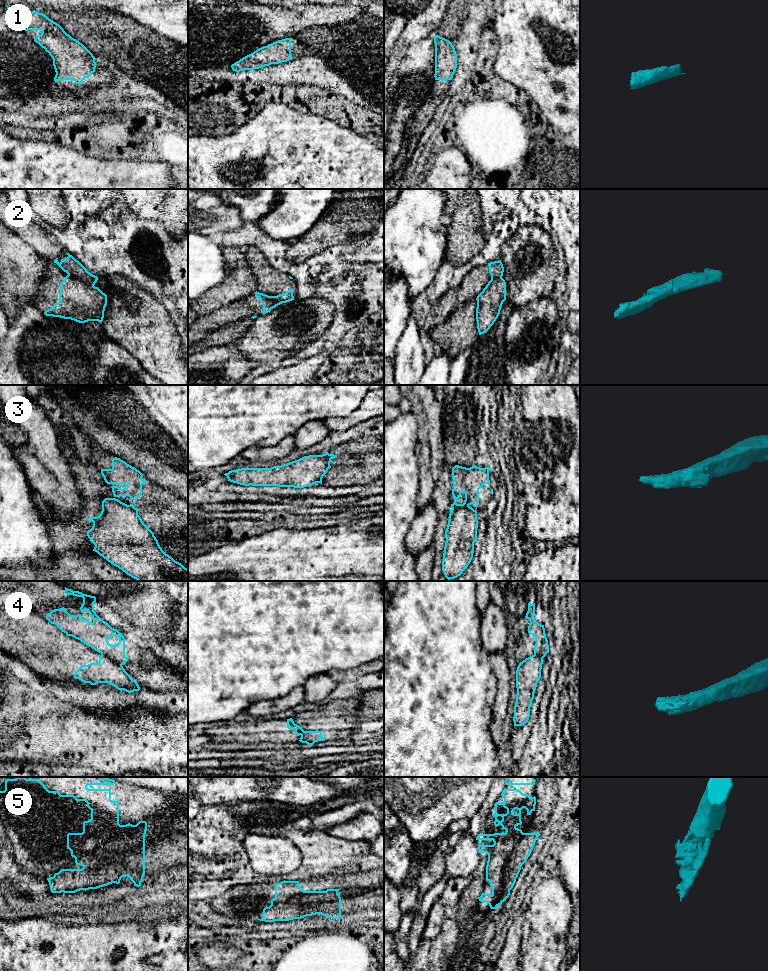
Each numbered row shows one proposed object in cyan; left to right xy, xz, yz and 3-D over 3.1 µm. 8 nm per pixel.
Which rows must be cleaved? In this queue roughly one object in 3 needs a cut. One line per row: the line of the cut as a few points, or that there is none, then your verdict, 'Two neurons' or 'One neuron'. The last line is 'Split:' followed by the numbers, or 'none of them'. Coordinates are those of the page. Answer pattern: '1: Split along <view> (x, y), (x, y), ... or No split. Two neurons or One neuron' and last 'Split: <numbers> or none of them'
1: No split. One neuron
2: Split along xy (68, 274), (75, 278), (80, 278), (93, 286). Two neurons
3: Split along yz (468, 505), (452, 508). Two neurons
4: Split along xy (101, 653), (121, 665). Two neurons
5: Split along xy (144, 834), (137, 866), (109, 845), (83, 866). Two neurons
Split: 2, 3, 4, 5

